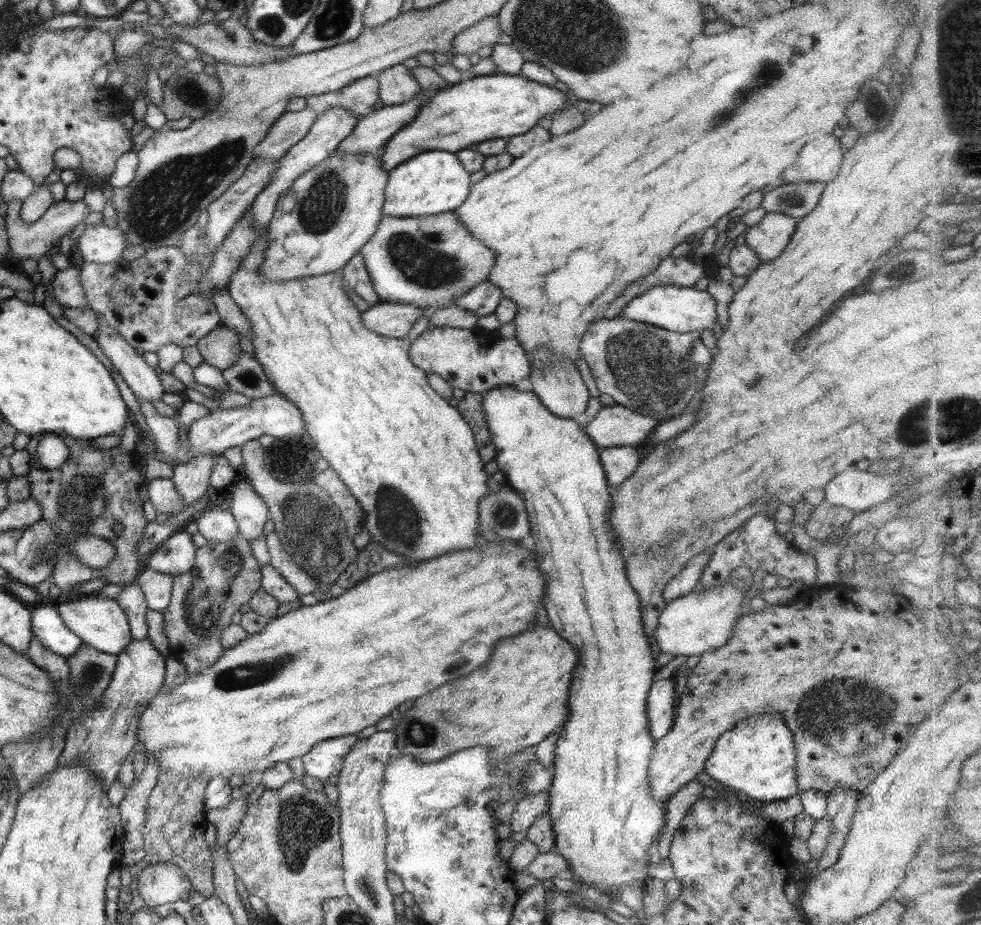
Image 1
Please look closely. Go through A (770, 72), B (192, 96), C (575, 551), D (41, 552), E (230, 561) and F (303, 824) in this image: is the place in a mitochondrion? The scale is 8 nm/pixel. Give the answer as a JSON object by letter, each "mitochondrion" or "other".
{"A":"mitochondrion","B":"mitochondrion","C":"other","D":"mitochondrion","E":"mitochondrion","F":"mitochondrion"}

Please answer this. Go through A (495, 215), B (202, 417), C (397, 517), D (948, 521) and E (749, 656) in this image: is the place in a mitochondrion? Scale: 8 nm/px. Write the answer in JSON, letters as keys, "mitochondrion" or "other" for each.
{"A":"other","B":"other","C":"mitochondrion","D":"other","E":"other"}

